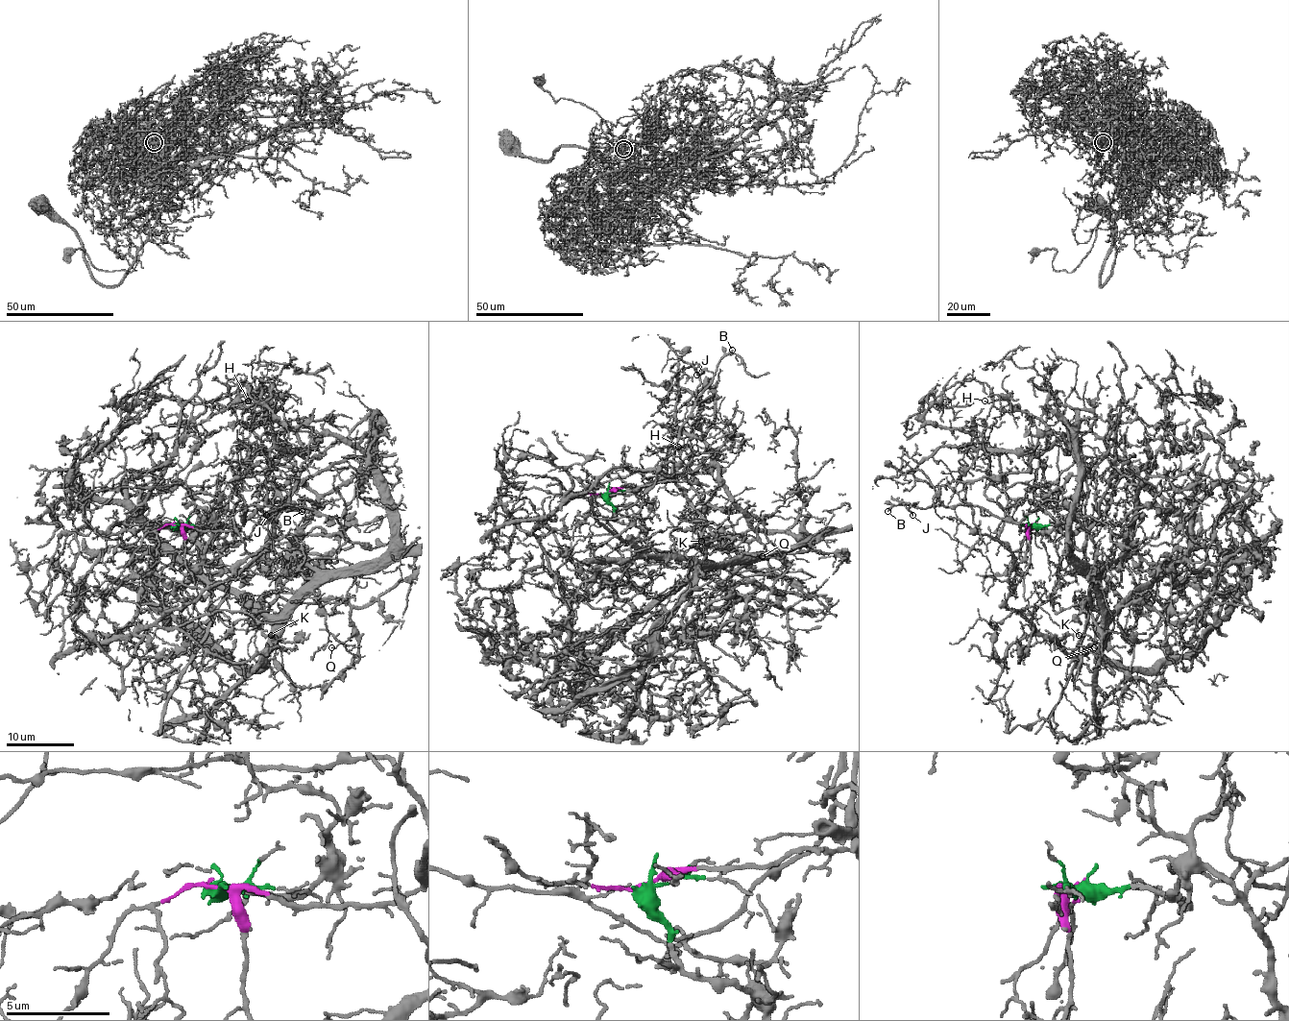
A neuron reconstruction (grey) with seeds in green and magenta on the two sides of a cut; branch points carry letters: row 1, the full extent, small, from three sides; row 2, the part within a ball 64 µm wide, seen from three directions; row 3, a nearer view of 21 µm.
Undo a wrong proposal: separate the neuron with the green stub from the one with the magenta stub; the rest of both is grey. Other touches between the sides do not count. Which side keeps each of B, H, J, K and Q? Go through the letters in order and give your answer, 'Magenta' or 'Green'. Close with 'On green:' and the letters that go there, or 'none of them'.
B: Magenta
H: Green
J: Magenta
K: Green
Q: Green
On green: H, K, Q

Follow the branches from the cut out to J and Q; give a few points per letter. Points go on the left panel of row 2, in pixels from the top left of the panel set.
J: (175, 524), (199, 530), (235, 530), (242, 523), (242, 517), (249, 506), (282, 506), (266, 515)
Q: (175, 524), (216, 526), (181, 598), (229, 588), (271, 614), (308, 594), (341, 598), (352, 634), (330, 648)

